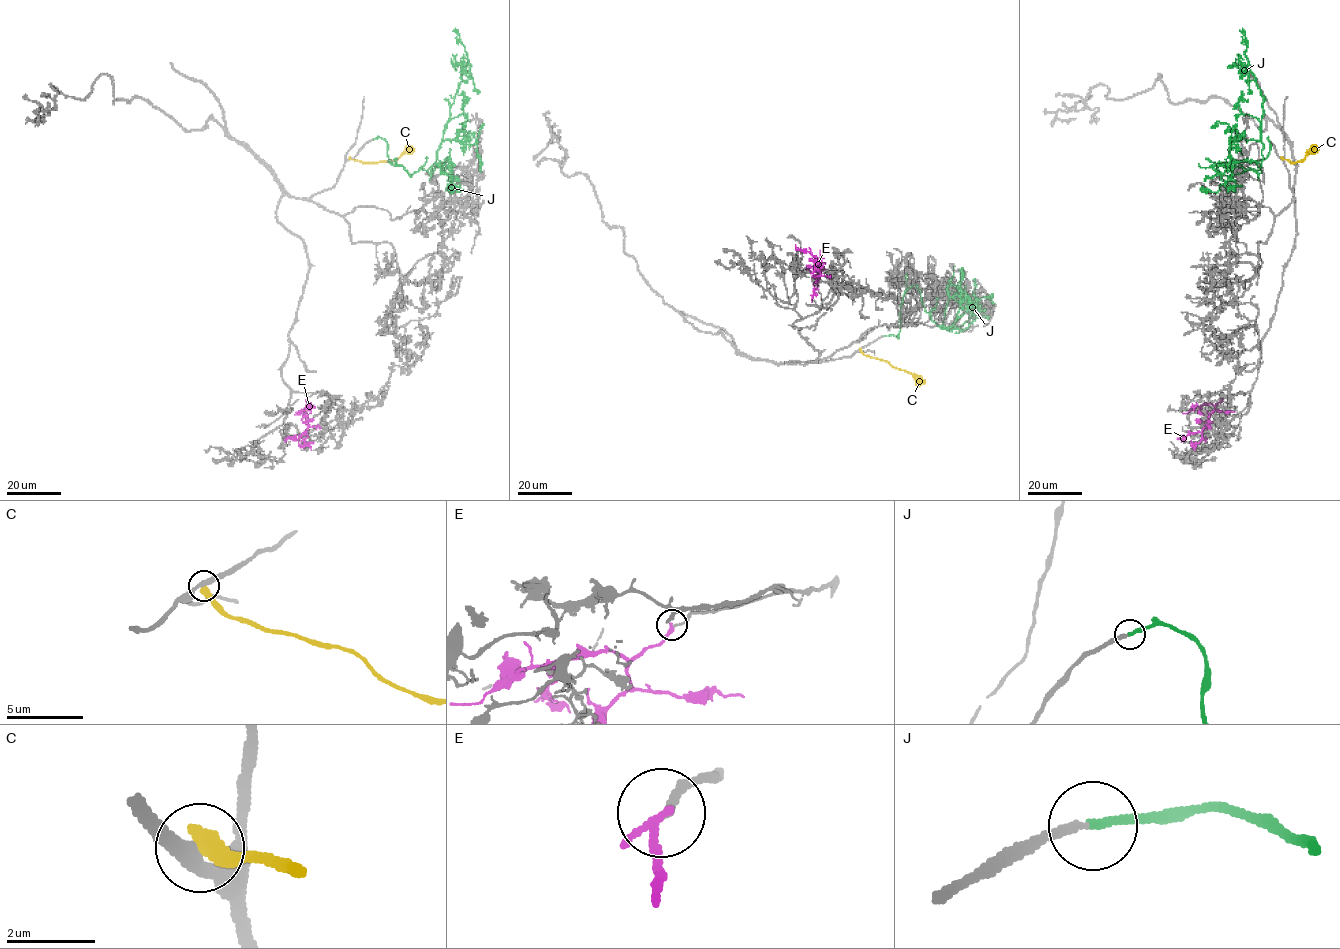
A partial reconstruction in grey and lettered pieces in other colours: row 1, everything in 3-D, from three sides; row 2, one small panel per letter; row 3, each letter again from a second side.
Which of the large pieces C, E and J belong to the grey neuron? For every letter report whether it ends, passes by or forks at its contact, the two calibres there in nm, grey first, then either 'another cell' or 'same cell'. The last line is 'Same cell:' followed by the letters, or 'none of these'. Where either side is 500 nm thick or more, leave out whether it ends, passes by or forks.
C: calibres 320 and 500 nm; another cell
E: it ends; calibres 140 and 180 nm; another cell
J: it ends; calibres 200 and 200 nm; same cell
Same cell: J

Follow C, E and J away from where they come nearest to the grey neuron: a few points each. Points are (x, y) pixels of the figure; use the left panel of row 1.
C: (349, 158), (378, 163), (396, 159), (414, 149)
E: (307, 399), (305, 414), (309, 426), (306, 432), (298, 438), (284, 439)
J: (374, 139), (386, 141), (390, 162), (402, 166), (410, 175), (434, 164), (462, 76), (470, 67), (454, 31)

